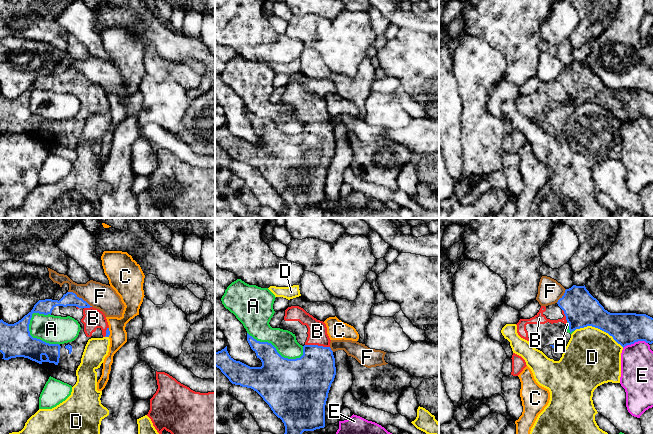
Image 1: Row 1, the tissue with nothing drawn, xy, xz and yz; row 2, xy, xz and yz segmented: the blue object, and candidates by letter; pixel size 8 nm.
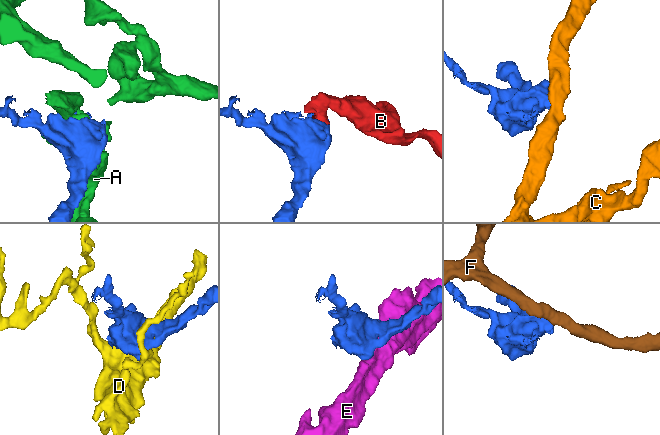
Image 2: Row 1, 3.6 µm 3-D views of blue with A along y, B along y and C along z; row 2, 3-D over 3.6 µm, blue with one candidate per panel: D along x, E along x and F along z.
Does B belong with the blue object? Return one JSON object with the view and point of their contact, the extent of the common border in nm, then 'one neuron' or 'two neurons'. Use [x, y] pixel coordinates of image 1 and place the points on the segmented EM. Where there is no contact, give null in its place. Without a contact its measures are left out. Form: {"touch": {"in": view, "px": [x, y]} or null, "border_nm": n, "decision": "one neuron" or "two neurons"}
{"touch": {"in": "xz", "px": [317, 345]}, "border_nm": 200, "decision": "one neuron"}

